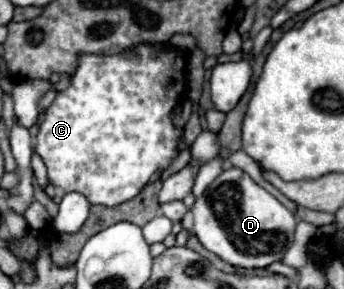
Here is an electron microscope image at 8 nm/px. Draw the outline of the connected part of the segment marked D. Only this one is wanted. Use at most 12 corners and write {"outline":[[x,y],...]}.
{"outline":[[244,171],[196,199],[192,231],[234,267],[268,267],[296,217]]}

